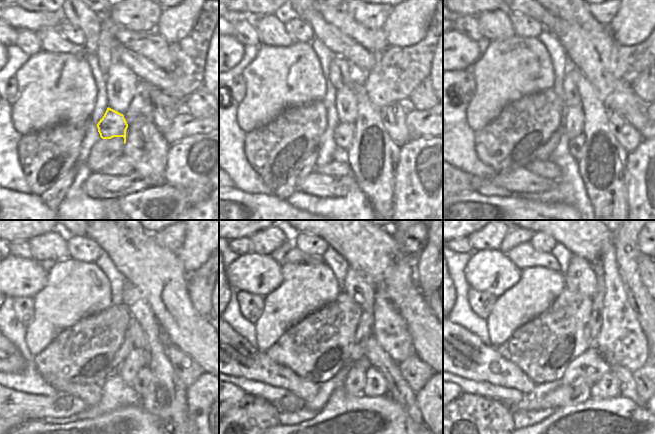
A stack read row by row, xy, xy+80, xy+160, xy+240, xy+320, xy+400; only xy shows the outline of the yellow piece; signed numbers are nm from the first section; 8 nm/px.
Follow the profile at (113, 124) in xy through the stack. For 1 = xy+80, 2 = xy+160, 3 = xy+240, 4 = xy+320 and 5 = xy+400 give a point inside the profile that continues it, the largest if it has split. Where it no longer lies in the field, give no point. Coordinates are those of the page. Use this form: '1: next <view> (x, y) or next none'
1: next xy+80 (344, 132)
2: next xy+160 (575, 145)
3: next xy+240 (143, 378)
4: next xy+320 (376, 384)
5: next xy+400 (608, 387)

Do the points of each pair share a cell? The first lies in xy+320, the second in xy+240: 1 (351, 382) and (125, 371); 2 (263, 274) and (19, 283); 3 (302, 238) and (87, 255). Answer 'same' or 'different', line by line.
1: same
2: same
3: same

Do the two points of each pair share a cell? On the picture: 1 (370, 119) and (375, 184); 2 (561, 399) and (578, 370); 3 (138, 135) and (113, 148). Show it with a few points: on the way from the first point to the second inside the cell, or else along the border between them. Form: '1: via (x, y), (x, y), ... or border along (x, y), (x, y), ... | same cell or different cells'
1: via (384, 134), (386, 143), (384, 167) | same cell
2: border along (590, 384), (582, 378), (575, 378), (551, 391) | different cells
3: border along (125, 144), (123, 154) | different cells

